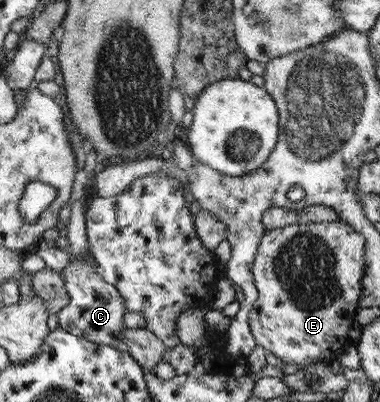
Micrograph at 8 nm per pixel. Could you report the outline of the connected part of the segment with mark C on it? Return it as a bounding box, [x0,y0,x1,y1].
[57,195,126,349]

